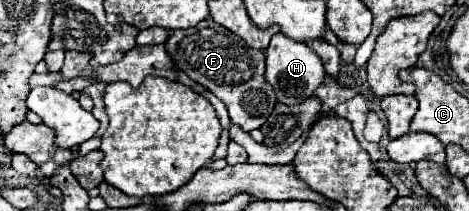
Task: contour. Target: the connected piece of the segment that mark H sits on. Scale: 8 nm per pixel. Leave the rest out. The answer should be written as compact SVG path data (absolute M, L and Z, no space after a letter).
M276 33L272 37L272 41L266 49L264 79L274 87L278 103L284 103L284 105L302 103L304 99L314 95L316 87L324 81L324 77L326 77L326 73L324 73L324 65L320 61L320 57L314 51L310 51L310 47L306 43L296 43L282 33Z

